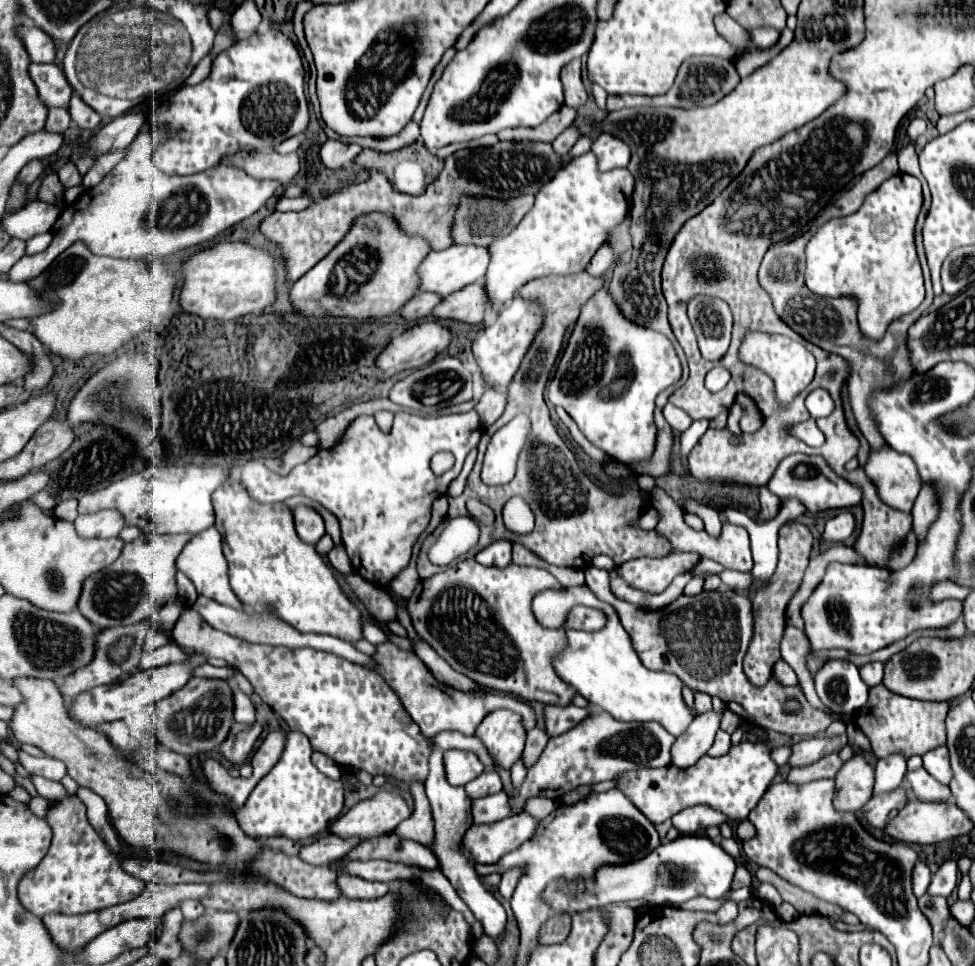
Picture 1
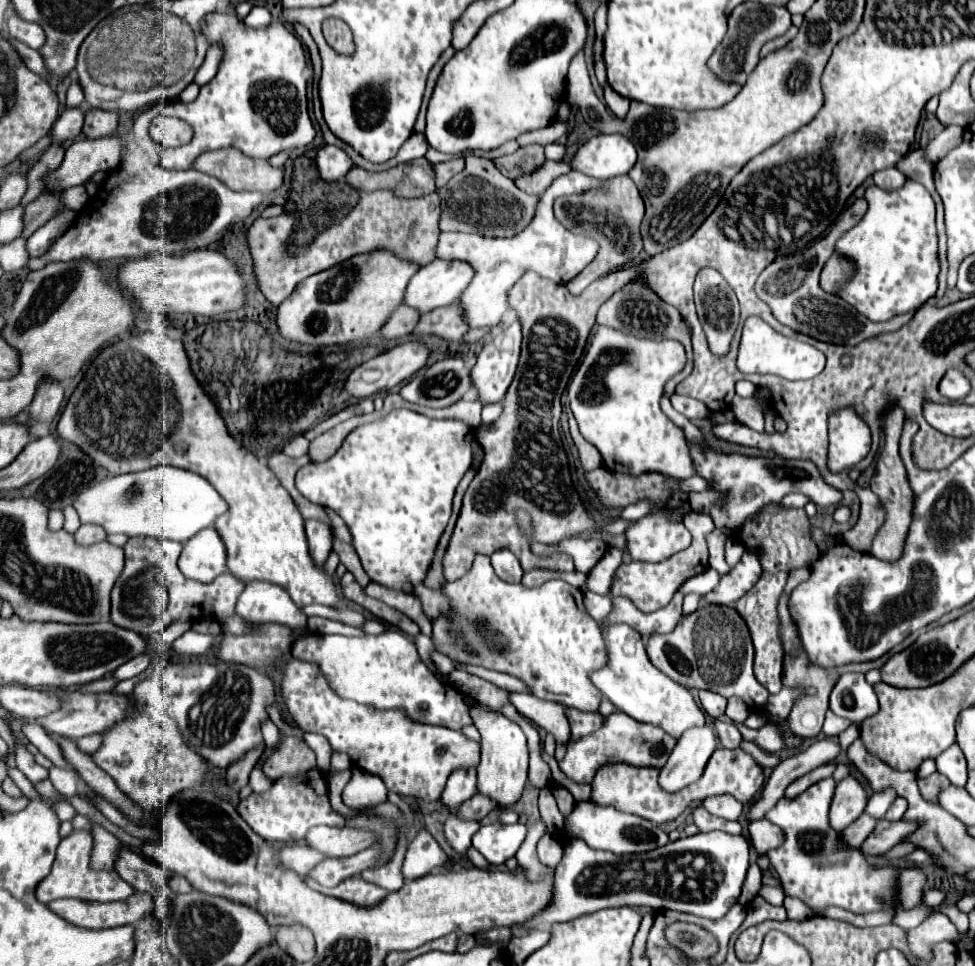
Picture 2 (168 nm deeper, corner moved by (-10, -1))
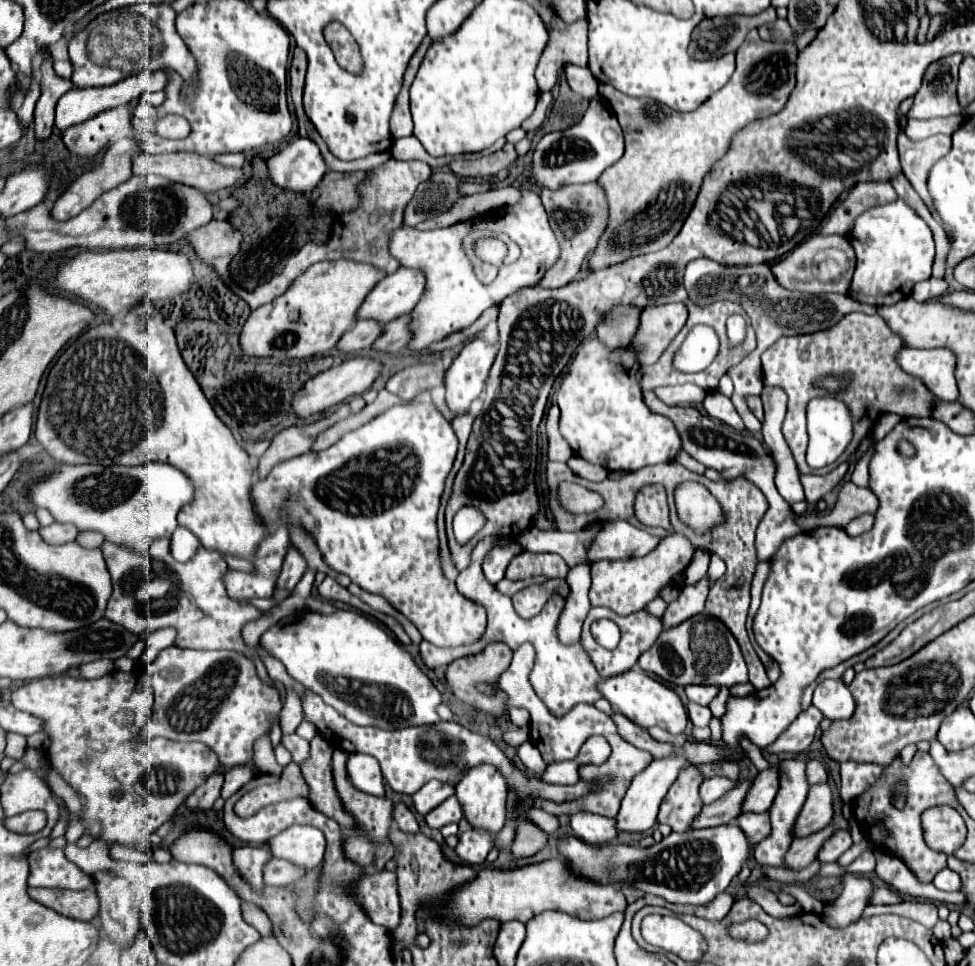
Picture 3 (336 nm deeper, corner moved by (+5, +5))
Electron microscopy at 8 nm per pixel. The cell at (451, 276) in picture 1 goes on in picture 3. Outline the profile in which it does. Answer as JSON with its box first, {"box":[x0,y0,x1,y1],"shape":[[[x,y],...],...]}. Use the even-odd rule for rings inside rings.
{"box":[357,267,425,325],"shape":[[[399,267],[369,291],[365,303],[361,303],[361,311],[357,311],[357,319],[373,319],[385,325],[401,315],[409,315],[423,289],[425,275],[419,269]]]}

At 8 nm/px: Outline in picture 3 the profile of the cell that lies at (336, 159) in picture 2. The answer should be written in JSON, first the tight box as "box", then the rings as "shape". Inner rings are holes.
{"box":[267,139,327,193],"shape":[[[295,139],[279,153],[267,159],[271,181],[295,193],[309,193],[317,187],[327,167],[319,153],[319,147],[311,139]]]}

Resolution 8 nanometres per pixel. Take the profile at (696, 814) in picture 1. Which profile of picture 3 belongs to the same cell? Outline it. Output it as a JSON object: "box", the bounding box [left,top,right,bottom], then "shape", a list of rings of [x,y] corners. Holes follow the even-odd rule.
{"box":[701,777,737,805],"shape":[[[709,777],[701,785],[701,799],[705,805],[713,803],[719,797],[723,797],[727,791],[731,791],[733,787],[737,787],[737,783],[727,779],[727,777]]]}

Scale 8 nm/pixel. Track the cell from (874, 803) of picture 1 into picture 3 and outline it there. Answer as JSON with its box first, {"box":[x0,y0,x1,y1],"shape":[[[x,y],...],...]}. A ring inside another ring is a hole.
{"box":[785,825,835,871],"shape":[[[829,825],[823,831],[817,831],[809,837],[795,839],[789,847],[789,855],[785,857],[785,867],[791,869],[791,871],[799,871],[799,869],[811,865],[817,859],[817,851],[821,849],[821,845],[829,839],[829,835],[833,831],[835,831],[833,825]]]}

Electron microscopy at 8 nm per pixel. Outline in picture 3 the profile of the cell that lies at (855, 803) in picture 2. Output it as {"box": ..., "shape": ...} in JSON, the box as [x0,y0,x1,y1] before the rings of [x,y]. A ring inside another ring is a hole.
{"box":[793,783,833,837],"shape":[[[827,783],[813,785],[809,789],[807,801],[793,825],[793,837],[807,837],[825,829],[833,819],[833,797]]]}

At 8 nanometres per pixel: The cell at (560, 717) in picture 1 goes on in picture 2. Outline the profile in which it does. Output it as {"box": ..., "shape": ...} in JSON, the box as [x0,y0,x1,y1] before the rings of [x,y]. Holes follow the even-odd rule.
{"box":[510,693,570,759],"shape":[[[510,693],[510,703],[524,713],[532,723],[542,727],[546,733],[552,733],[556,739],[556,759],[562,759],[566,743],[570,739],[570,725],[566,717],[566,707],[552,701],[540,701],[528,693]]]}

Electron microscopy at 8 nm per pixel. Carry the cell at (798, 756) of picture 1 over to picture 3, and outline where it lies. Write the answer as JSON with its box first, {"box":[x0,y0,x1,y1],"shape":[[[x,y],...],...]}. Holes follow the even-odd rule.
{"box":[691,781,749,829],"shape":[[[749,781],[739,783],[735,789],[731,789],[727,795],[721,799],[705,805],[701,809],[701,815],[693,821],[691,829],[703,829],[703,827],[717,827],[717,825],[727,825],[733,823],[741,815],[741,803],[745,799],[745,793],[749,789]]]}

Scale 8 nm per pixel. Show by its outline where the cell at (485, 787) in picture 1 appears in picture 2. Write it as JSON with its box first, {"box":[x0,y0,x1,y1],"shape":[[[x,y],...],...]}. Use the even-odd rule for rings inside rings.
{"box":[458,793,498,819],"shape":[[[476,793],[474,797],[470,797],[468,801],[464,801],[464,805],[458,807],[460,811],[460,817],[466,817],[466,819],[484,819],[490,811],[494,811],[498,805],[496,801],[492,801],[488,795],[482,795],[482,793]]]}

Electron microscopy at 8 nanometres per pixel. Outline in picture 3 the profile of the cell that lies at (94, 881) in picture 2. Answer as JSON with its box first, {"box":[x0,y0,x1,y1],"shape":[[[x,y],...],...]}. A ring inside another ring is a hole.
{"box":[29,849,93,889],"shape":[[[41,849],[29,855],[29,887],[59,887],[59,889],[87,889],[93,881],[65,859],[61,849]]]}

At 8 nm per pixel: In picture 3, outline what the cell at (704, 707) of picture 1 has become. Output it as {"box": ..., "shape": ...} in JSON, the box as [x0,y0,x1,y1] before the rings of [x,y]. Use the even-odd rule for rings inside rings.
{"box":[685,685,719,705],"shape":[[[687,685],[685,693],[689,701],[695,701],[699,705],[709,705],[717,697],[719,687],[717,685]]]}

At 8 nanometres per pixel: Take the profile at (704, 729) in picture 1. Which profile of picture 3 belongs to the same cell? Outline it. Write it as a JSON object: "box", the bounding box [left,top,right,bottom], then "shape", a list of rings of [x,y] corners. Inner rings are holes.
{"box":[615,727,689,833],"shape":[[[649,727],[649,729],[645,729],[645,731],[647,731],[653,739],[657,739],[657,741],[673,743],[673,745],[677,747],[677,751],[675,751],[673,757],[655,759],[643,773],[639,773],[637,777],[633,777],[633,781],[631,781],[631,785],[629,785],[629,789],[627,789],[627,793],[625,793],[625,797],[623,797],[623,801],[621,801],[621,809],[619,809],[617,817],[615,817],[615,821],[617,821],[617,831],[621,831],[621,833],[645,833],[645,831],[649,831],[649,829],[655,827],[657,811],[659,811],[659,805],[661,805],[665,793],[669,791],[669,787],[673,785],[673,781],[677,779],[679,771],[687,765],[685,757],[681,755],[681,747],[683,747],[683,743],[689,739],[687,733],[671,735],[671,733],[667,733],[667,731],[659,729],[659,727]]]}

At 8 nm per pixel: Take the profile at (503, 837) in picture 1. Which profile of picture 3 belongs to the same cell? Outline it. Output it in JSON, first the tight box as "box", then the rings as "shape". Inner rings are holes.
{"box":[455,829,493,865],"shape":[[[469,829],[459,837],[455,853],[467,865],[481,865],[485,863],[485,857],[491,849],[493,849],[493,835],[481,829]]]}

